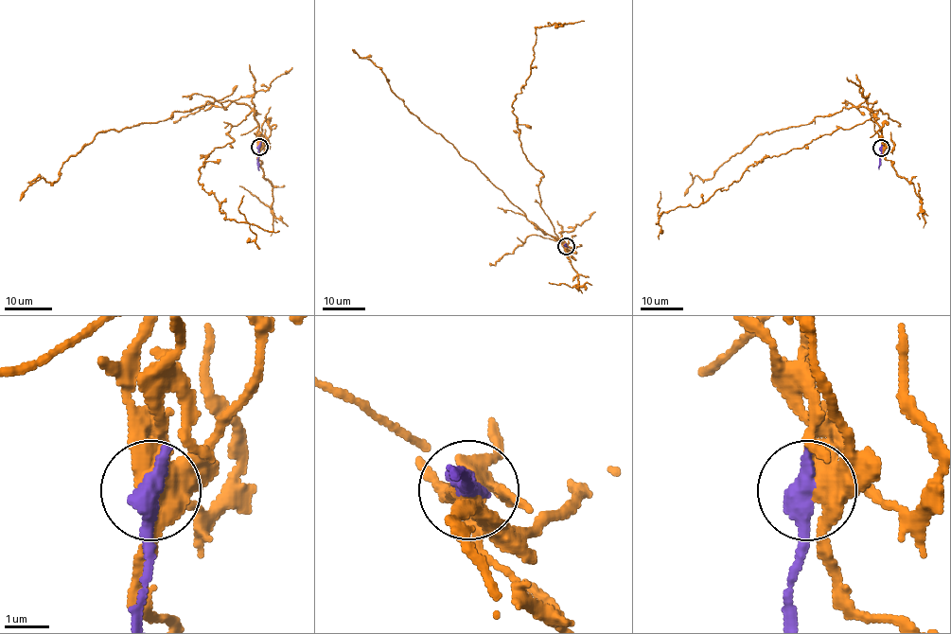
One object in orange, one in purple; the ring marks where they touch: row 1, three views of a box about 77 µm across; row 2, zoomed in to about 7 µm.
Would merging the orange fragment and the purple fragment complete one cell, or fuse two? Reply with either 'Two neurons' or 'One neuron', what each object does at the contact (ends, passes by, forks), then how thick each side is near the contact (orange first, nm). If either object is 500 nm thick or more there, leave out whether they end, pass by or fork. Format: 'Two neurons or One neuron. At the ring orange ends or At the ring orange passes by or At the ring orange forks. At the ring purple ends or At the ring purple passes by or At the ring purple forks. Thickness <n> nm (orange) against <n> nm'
Two neurons. Thickness 480 nm (orange) against 550 nm

